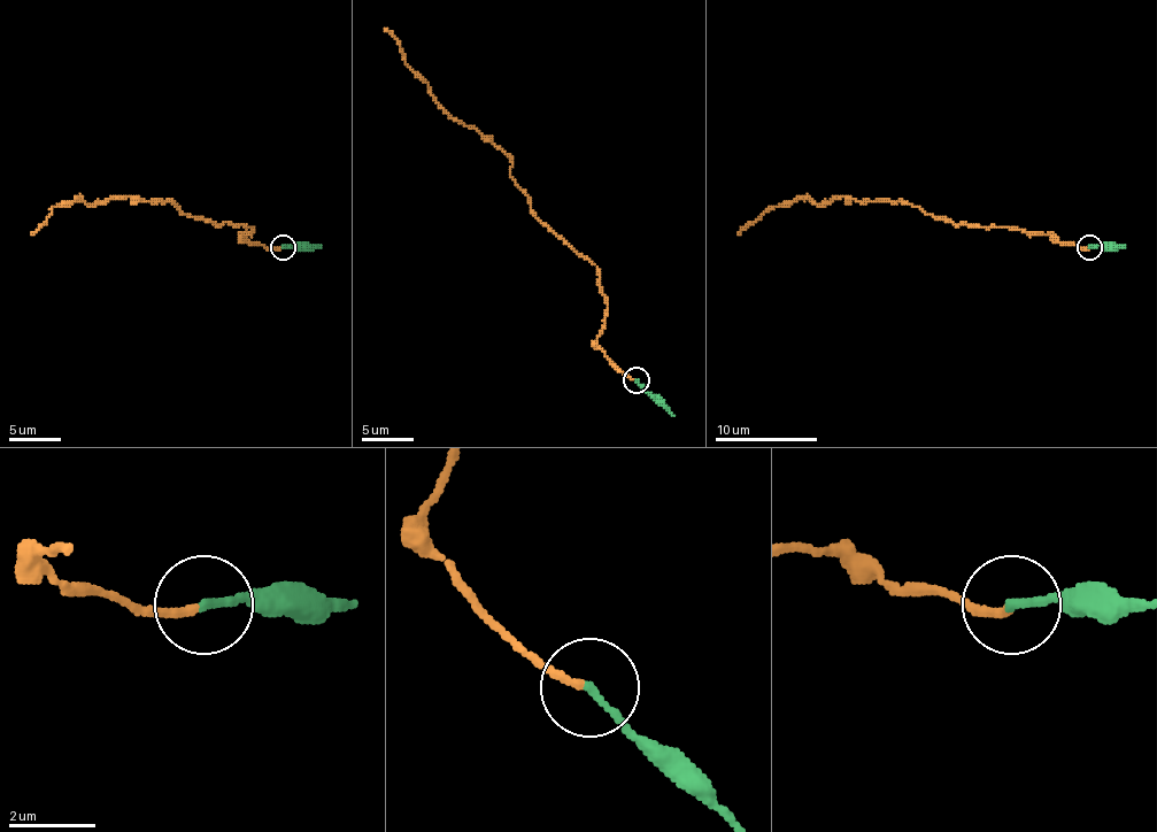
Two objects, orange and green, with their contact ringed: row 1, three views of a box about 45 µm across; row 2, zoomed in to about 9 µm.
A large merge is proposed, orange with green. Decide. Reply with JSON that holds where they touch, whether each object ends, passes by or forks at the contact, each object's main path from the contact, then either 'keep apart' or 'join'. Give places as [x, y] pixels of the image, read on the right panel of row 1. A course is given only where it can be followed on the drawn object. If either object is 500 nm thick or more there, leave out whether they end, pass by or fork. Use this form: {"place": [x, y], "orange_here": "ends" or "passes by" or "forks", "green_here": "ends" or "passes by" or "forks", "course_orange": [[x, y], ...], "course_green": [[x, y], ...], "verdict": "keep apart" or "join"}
{"place": [1089, 247], "orange_here": "ends", "green_here": "ends", "course_orange": [[1089, 247], [1053, 235], [953, 224], [904, 203], [838, 197], [766, 209], [738, 235]], "course_green": [[1089, 247], [1125, 247]], "verdict": "keep apart"}

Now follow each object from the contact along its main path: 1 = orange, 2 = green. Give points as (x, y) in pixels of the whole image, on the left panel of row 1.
1: (283, 247), (175, 203), (121, 197), (52, 209), (31, 235)
2: (283, 247), (321, 247)

